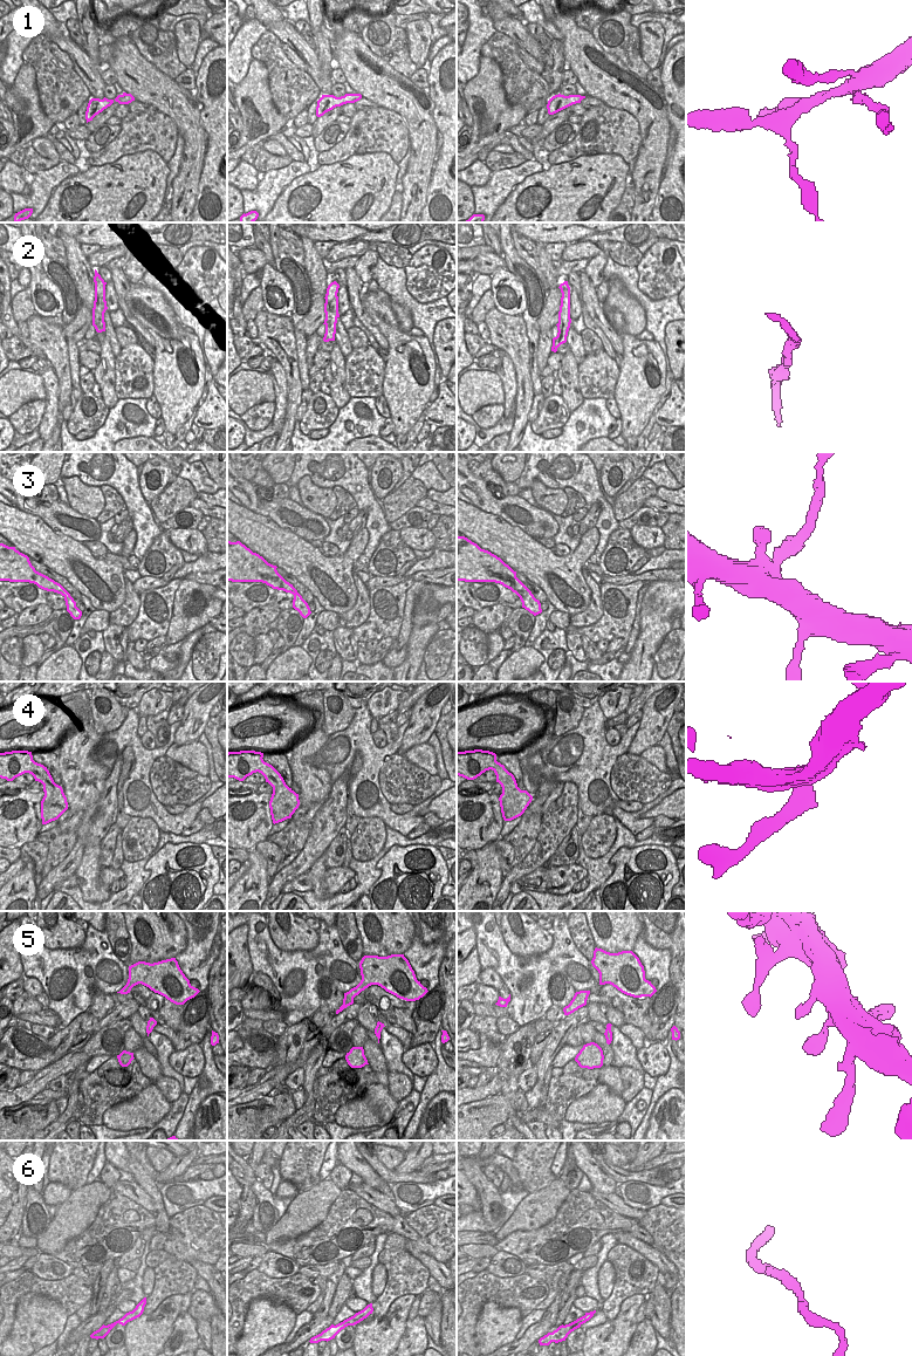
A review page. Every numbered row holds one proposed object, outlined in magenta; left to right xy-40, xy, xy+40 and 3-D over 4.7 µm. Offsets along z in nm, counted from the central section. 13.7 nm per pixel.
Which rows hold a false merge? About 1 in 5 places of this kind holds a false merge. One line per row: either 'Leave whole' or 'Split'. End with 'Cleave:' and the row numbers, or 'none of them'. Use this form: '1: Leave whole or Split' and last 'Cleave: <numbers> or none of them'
1: Leave whole
2: Leave whole
3: Split
4: Split
5: Leave whole
6: Leave whole
Cleave: 3, 4

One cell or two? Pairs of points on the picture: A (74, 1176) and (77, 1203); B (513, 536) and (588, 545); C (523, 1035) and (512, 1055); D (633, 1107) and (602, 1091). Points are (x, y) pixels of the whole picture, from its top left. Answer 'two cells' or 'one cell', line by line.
A: two cells
B: one cell
C: one cell
D: two cells

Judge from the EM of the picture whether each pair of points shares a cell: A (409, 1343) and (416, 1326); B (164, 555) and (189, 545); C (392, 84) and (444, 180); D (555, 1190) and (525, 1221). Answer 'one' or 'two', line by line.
A: one
B: two
C: two
D: one

